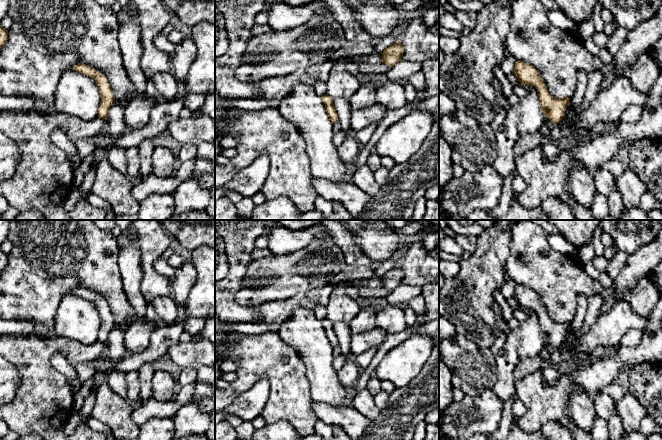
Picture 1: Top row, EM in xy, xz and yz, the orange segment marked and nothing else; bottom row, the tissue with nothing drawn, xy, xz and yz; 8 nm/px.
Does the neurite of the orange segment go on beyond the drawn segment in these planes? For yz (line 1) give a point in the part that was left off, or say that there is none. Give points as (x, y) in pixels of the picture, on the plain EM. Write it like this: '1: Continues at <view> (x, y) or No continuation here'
1: No continuation here

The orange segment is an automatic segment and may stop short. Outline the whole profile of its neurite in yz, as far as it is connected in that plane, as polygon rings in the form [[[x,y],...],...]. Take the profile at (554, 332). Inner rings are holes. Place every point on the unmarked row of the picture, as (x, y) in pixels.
[[[518,284],[515,288],[513,297],[522,310],[533,309],[538,315],[542,337],[556,349],[565,338],[566,332],[570,329],[570,322],[556,322],[552,320],[537,294],[530,288]]]

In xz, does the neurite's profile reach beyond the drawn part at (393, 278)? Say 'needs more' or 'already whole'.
already whole

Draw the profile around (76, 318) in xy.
[[[75,294],[63,296],[54,324],[58,337],[93,344],[98,340],[100,325],[101,318],[93,302]]]

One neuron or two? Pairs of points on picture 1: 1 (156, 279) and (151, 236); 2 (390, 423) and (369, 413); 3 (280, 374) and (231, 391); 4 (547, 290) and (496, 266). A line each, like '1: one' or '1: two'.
1: one
2: two
3: one
4: two

